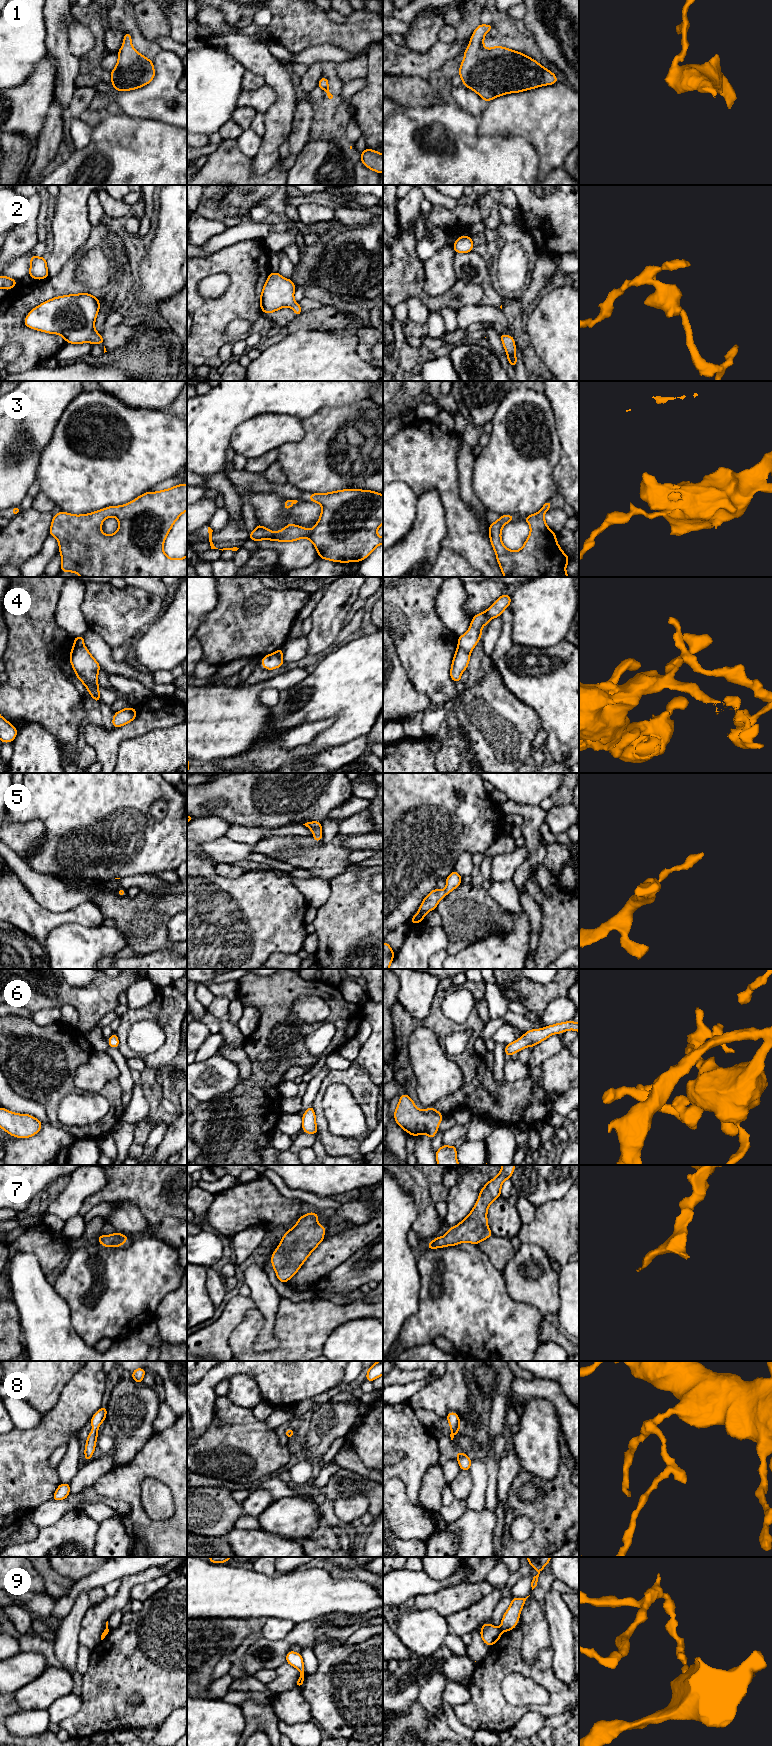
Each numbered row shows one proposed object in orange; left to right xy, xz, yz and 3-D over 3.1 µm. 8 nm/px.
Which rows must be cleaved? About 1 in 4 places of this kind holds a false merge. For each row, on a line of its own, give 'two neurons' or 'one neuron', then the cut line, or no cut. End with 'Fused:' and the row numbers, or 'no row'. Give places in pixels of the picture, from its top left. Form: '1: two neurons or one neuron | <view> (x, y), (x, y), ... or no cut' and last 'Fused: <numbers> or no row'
1: one neuron | no cut
2: one neuron | no cut
3: one neuron | no cut
4: two neurons | xy (83, 645), (72, 650)
5: one neuron | no cut
6: one neuron | no cut
7: one neuron | no cut
8: one neuron | no cut
9: two neurons | xz (301, 1674), (303, 1675)
Fused: 4, 9

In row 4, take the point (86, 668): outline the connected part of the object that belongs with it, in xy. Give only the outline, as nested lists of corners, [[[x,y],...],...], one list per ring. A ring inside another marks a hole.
[[[85,646],[73,649],[70,652],[69,660],[75,671],[77,679],[85,685],[90,696],[95,699],[95,702],[99,703],[100,693],[97,682],[98,672],[101,668],[99,663]]]

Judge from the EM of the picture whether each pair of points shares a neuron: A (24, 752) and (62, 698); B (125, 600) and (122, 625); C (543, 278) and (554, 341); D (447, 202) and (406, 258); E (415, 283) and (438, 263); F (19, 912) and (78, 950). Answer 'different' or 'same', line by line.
A: different
B: same
C: different
D: different
E: different
F: different

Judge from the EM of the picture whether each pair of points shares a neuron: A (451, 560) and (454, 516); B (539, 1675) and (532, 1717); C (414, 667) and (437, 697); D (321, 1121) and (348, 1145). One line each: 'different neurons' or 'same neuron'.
A: different neurons
B: different neurons
C: same neuron
D: same neuron

